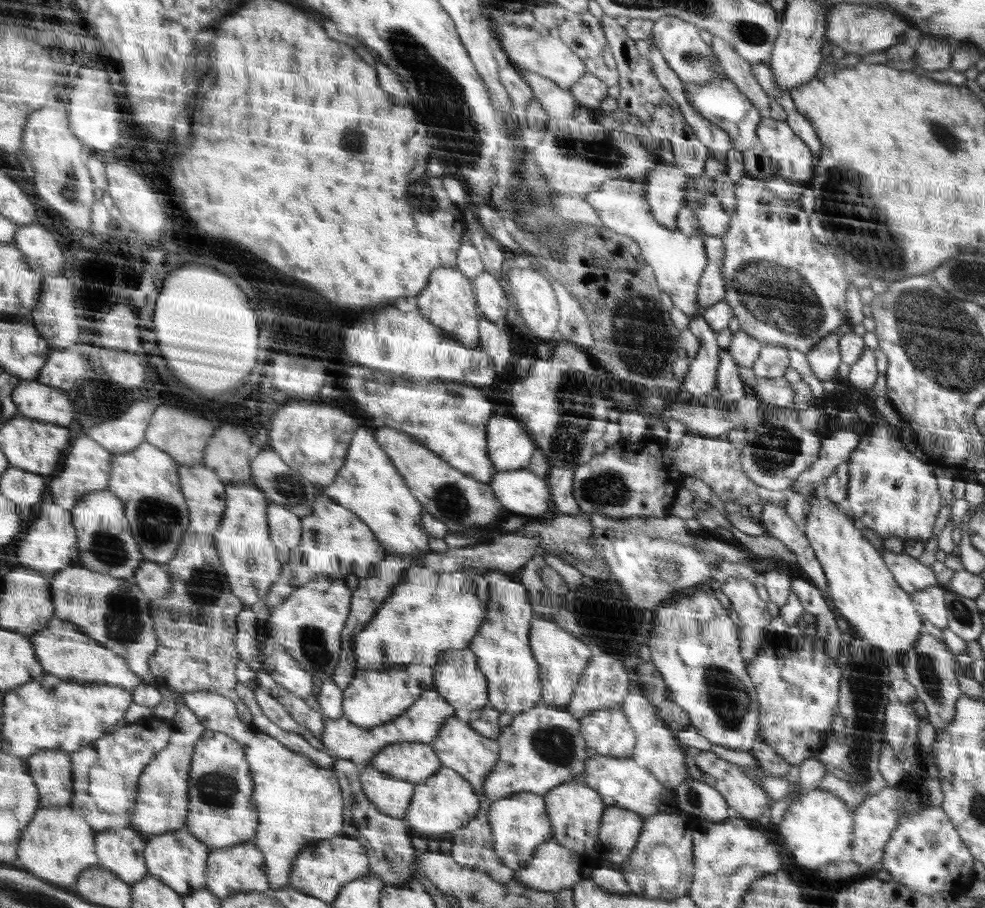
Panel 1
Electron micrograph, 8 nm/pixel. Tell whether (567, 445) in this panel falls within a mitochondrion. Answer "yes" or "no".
yes

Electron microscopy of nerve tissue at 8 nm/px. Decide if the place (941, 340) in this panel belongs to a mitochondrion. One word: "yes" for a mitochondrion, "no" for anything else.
yes

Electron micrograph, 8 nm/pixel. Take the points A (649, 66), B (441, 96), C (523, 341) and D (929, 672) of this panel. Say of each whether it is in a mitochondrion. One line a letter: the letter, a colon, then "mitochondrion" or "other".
A: other
B: mitochondrion
C: other
D: mitochondrion

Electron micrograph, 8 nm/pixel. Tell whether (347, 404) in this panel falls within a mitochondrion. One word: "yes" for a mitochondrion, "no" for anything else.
no

